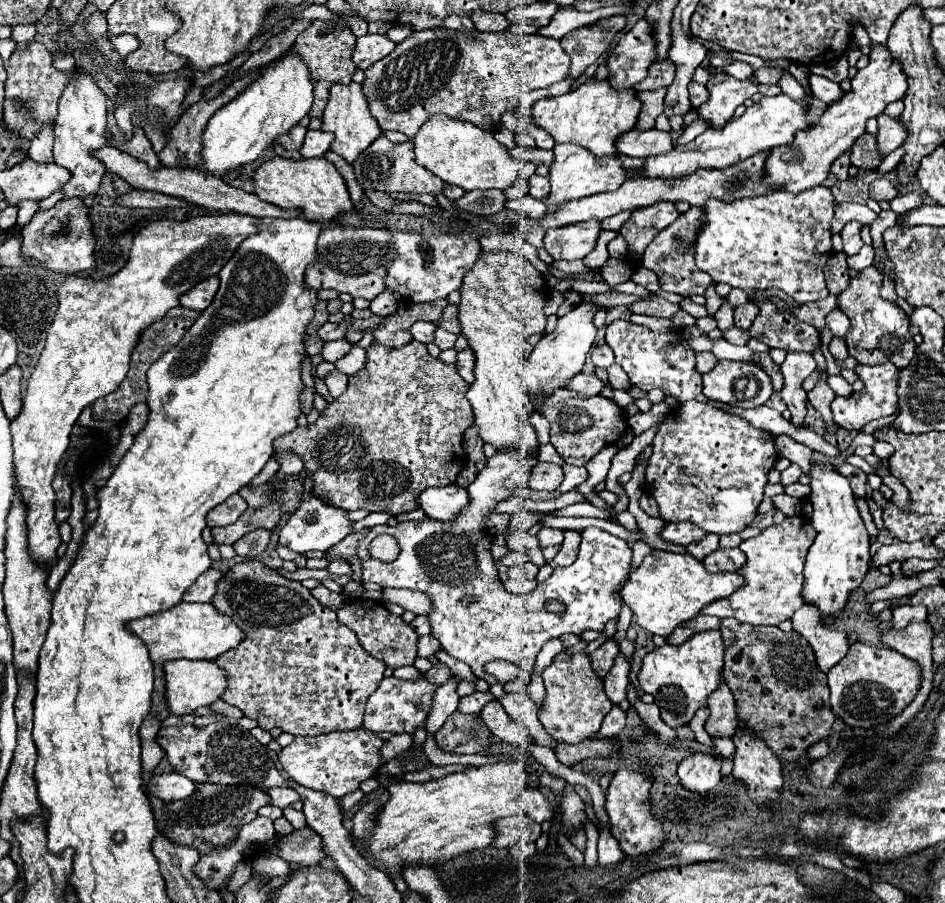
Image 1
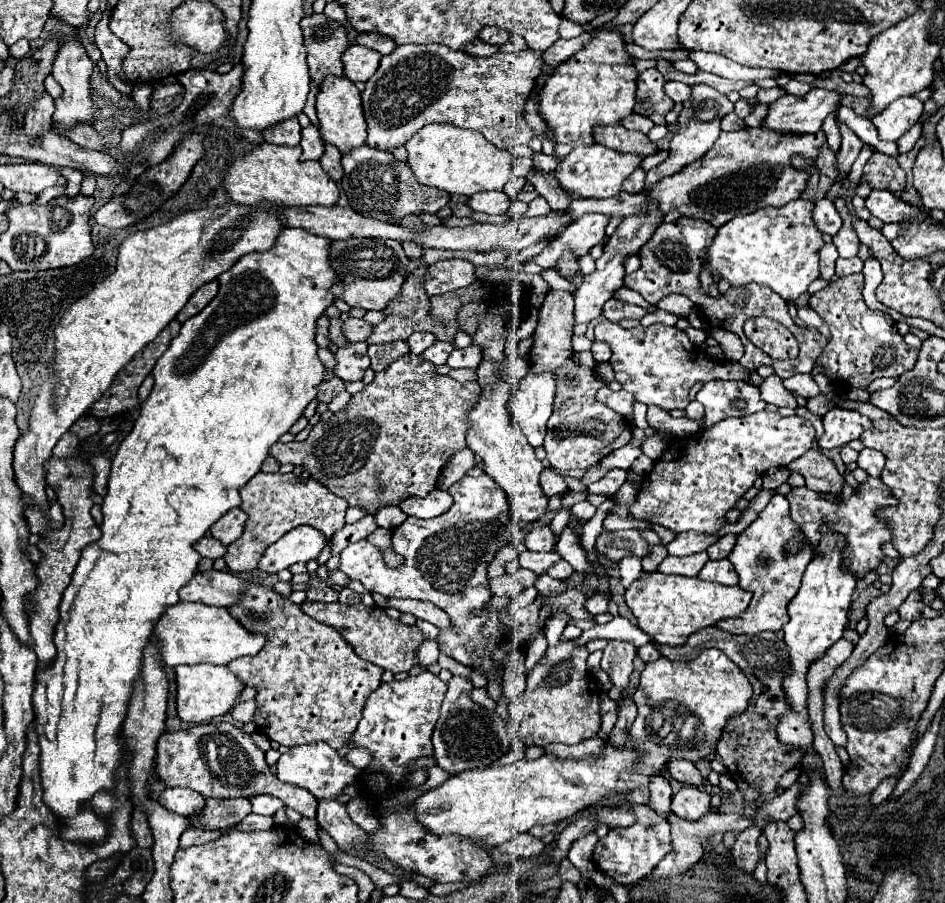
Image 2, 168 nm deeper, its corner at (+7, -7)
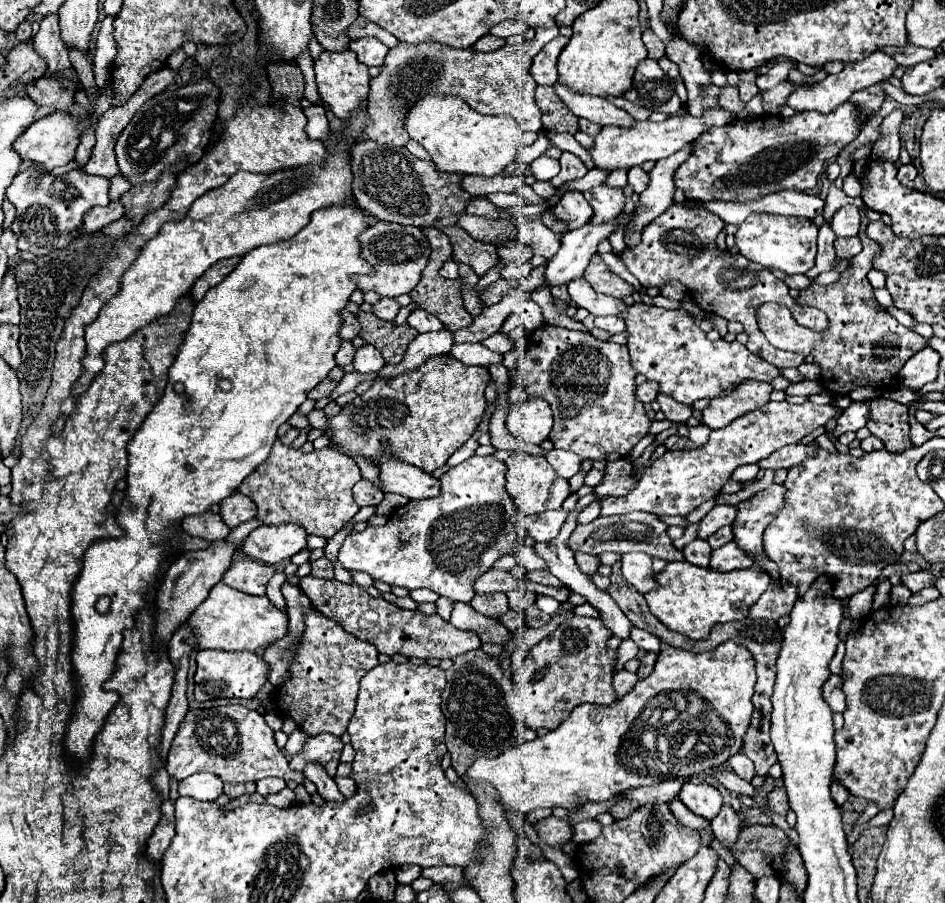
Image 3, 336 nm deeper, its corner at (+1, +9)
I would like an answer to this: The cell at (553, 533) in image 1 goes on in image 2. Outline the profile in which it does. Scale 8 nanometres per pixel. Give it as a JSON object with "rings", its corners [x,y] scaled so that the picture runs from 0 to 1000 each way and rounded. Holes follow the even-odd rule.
{"rings":[[[580,583],[563,585],[559,589],[559,594],[554,596],[554,600],[557,600],[557,607],[565,609],[565,611],[582,611],[582,609],[586,609],[586,602],[588,602],[586,591]]]}

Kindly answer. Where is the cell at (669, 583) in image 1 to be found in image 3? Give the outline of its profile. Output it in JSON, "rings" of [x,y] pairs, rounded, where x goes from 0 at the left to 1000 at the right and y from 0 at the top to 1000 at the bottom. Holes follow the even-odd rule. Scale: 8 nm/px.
{"rings":[[[707,622],[701,636],[694,636],[696,653],[686,656],[681,662],[688,678],[709,698],[720,700],[732,709],[747,709],[758,691],[787,687],[794,671],[813,653],[815,638],[803,626],[795,631],[758,633],[753,629],[737,629],[728,622]]]}

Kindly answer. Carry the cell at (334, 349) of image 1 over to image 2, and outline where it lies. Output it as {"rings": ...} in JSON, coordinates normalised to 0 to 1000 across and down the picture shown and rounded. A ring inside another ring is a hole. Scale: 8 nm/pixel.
{"rings":[[[377,379],[377,381],[356,385],[353,390],[356,405],[351,412],[362,421],[383,421],[385,410],[392,405],[387,385],[389,385],[387,379]]]}

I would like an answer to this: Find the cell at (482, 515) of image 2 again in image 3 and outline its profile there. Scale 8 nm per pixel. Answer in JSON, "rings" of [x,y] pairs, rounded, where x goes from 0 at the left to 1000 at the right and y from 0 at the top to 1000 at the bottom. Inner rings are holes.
{"rings":[[[499,505],[491,509],[489,514],[468,525],[466,549],[434,554],[430,560],[419,563],[413,569],[408,583],[387,583],[385,589],[372,589],[364,598],[358,611],[358,620],[368,633],[387,633],[396,642],[404,642],[413,649],[428,649],[432,653],[455,651],[461,658],[474,660],[483,667],[497,667],[502,662],[499,642],[516,633],[529,616],[546,611],[552,602],[552,594],[548,591],[548,567],[533,540],[533,525],[535,514],[523,505]]]}

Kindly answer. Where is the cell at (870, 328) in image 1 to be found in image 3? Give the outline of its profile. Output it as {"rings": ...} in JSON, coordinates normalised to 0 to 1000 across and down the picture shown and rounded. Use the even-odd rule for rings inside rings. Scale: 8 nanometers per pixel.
{"rings":[[[913,228],[909,234],[911,247],[908,261],[912,264],[914,277],[902,286],[899,297],[891,301],[887,312],[878,317],[868,317],[859,312],[853,321],[847,321],[842,330],[844,337],[861,339],[876,350],[874,365],[865,368],[843,359],[836,341],[830,337],[815,334],[802,341],[802,361],[815,377],[815,381],[849,394],[859,392],[861,401],[870,410],[868,427],[878,436],[897,436],[908,427],[944,430],[950,425],[950,412],[961,401],[961,396],[965,396],[980,383],[980,377],[976,372],[948,357],[929,339],[925,330],[925,319],[921,317],[916,303],[923,297],[923,283],[927,283],[931,275],[929,270],[916,266],[916,252],[920,248],[917,230]]]}

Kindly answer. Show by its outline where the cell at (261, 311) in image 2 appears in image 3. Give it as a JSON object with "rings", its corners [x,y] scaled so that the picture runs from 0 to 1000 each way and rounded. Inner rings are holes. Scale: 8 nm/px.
{"rings":[[[349,228],[349,230],[343,230],[343,233],[334,233],[328,241],[328,246],[315,257],[311,259],[309,264],[305,266],[296,266],[296,268],[288,268],[288,270],[279,270],[275,275],[269,275],[265,277],[262,281],[258,281],[258,286],[254,288],[254,292],[250,295],[248,301],[243,301],[243,306],[222,319],[218,323],[218,328],[207,337],[205,341],[205,348],[203,348],[203,359],[199,363],[199,368],[195,370],[195,379],[193,383],[188,385],[188,394],[180,408],[180,414],[178,414],[178,427],[174,432],[174,439],[169,441],[169,445],[165,447],[165,452],[159,456],[159,461],[152,465],[152,470],[148,472],[148,476],[142,481],[142,485],[138,487],[135,492],[135,540],[133,540],[133,551],[129,556],[129,560],[125,563],[125,580],[129,583],[129,587],[133,589],[133,594],[129,596],[123,596],[123,598],[110,598],[110,600],[102,600],[93,607],[91,616],[89,616],[89,629],[78,647],[78,653],[76,653],[76,684],[78,684],[78,720],[76,720],[76,738],[78,738],[78,746],[80,746],[80,764],[83,764],[83,775],[80,775],[80,788],[76,791],[76,797],[70,806],[70,817],[68,817],[68,824],[70,824],[70,831],[74,833],[76,839],[83,839],[83,842],[91,842],[97,833],[97,819],[102,815],[102,811],[110,804],[110,795],[112,791],[116,788],[116,784],[125,777],[125,769],[123,766],[112,766],[110,762],[106,762],[121,744],[123,740],[123,726],[125,726],[125,720],[127,720],[127,713],[129,713],[129,698],[138,695],[138,691],[142,689],[142,680],[154,669],[154,660],[157,656],[163,653],[165,645],[167,645],[167,638],[171,633],[171,627],[176,625],[174,620],[174,614],[176,611],[182,611],[184,609],[184,580],[193,578],[193,574],[197,574],[199,569],[214,569],[218,565],[222,565],[224,558],[231,558],[235,556],[239,549],[248,547],[252,536],[273,516],[277,514],[284,503],[286,503],[286,496],[292,487],[292,478],[294,474],[313,456],[313,452],[324,443],[324,436],[339,423],[347,416],[347,412],[356,405],[353,401],[353,392],[358,390],[360,385],[360,372],[358,372],[358,365],[360,365],[360,346],[366,341],[366,337],[370,334],[370,326],[377,321],[377,306],[381,303],[394,303],[394,295],[383,286],[383,272],[381,272],[381,266],[379,261],[389,252],[389,246],[387,246],[387,239],[385,239],[385,233],[383,230],[377,230],[377,228]],[[233,419],[241,419],[246,423],[246,430],[241,434],[233,432],[231,427],[231,421]],[[184,425],[193,425],[195,427],[195,436],[186,436],[184,434]],[[106,660],[116,660],[119,662],[119,669],[114,673],[114,678],[106,680],[102,676],[102,667]]]}

